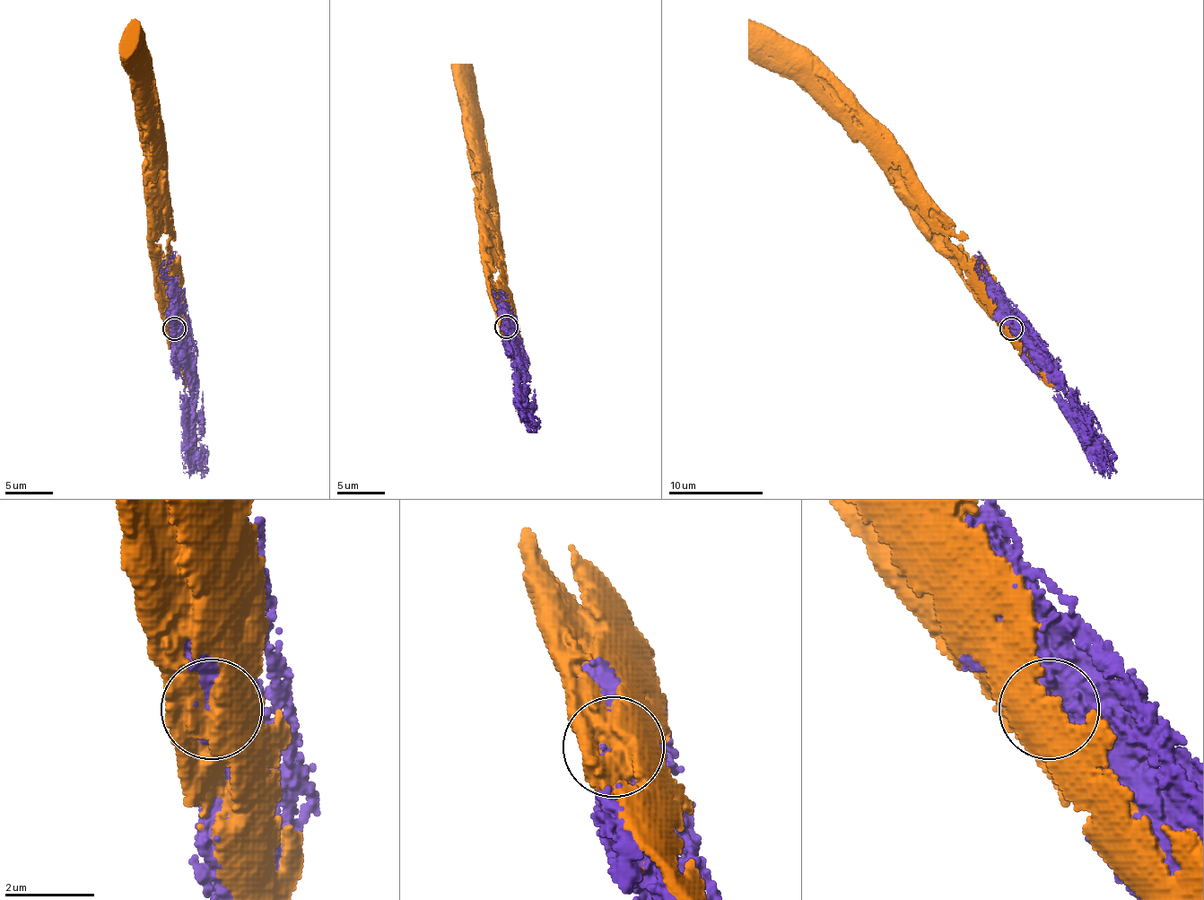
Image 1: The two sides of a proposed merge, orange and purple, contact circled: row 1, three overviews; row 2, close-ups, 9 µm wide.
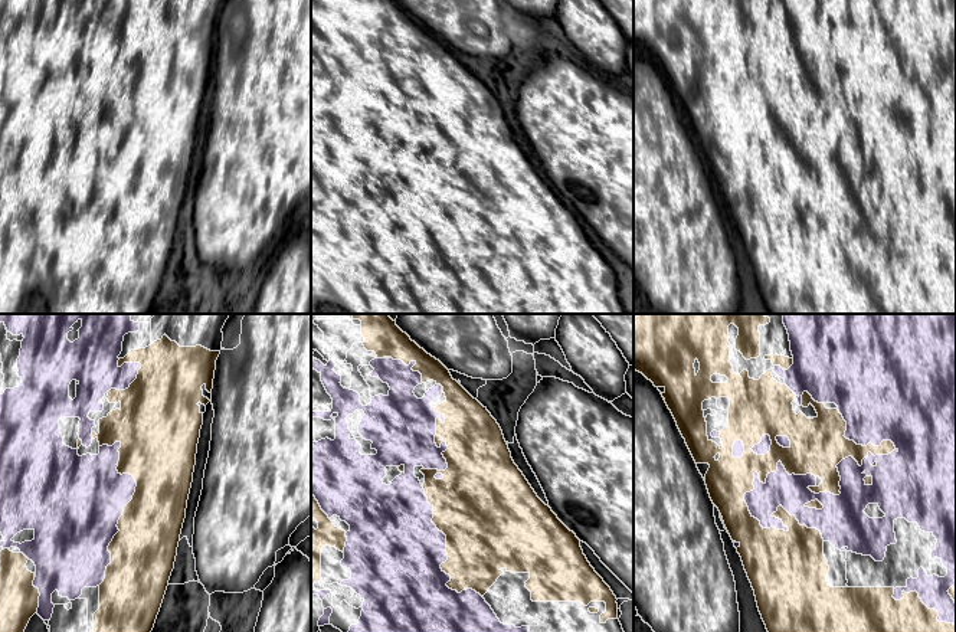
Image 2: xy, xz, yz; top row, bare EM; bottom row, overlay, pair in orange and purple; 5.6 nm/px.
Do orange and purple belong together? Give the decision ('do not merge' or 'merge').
merge

